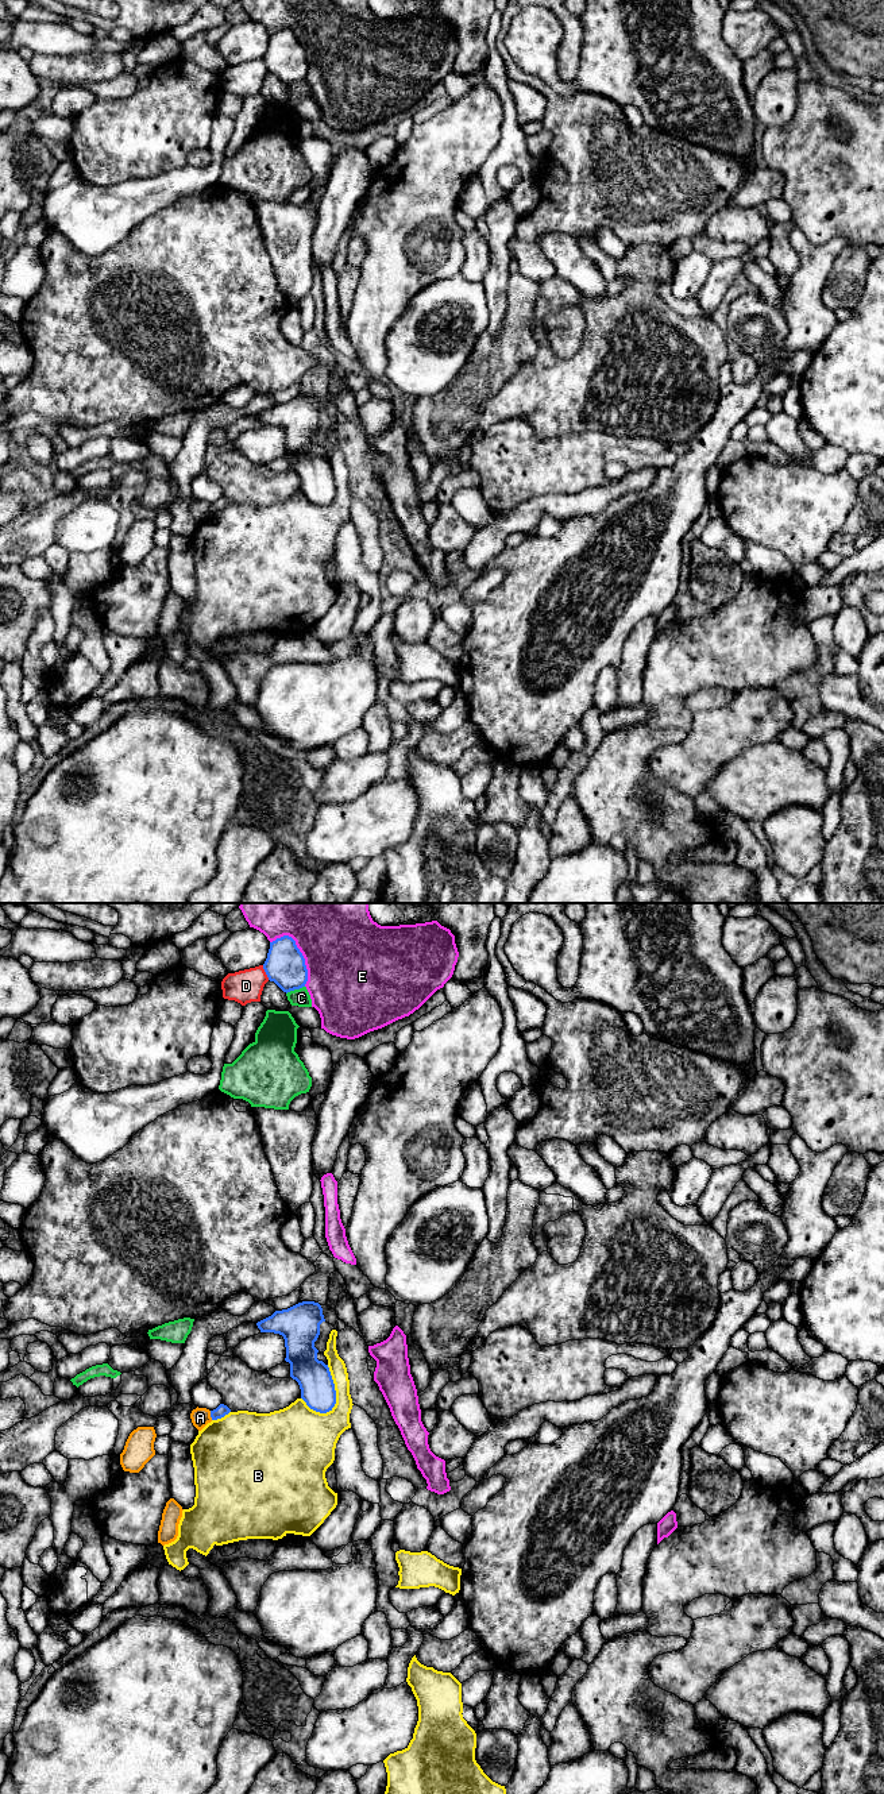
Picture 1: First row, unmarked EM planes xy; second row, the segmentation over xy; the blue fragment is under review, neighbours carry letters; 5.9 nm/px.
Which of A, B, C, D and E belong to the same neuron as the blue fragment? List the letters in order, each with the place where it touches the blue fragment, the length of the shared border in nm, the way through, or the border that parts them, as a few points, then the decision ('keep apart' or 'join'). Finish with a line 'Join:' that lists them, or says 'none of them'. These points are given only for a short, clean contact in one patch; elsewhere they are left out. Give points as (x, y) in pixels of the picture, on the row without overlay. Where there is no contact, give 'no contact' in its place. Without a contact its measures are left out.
A: xy (211, 508) | 60 nm | along xy (209, 504), (212, 512) | keep apart
B: xy (335, 485) | 300 nm | keep apart
C: xy (294, 81) | 120 nm | keep apart
D: xy (265, 64) | 100 nm | along xy (262, 58), (269, 72) | keep apart
E: xy (300, 45) | 340 nm | keep apart
Join: none of them

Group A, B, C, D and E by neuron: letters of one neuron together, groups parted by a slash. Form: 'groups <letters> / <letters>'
groups A / B / C / D / E

